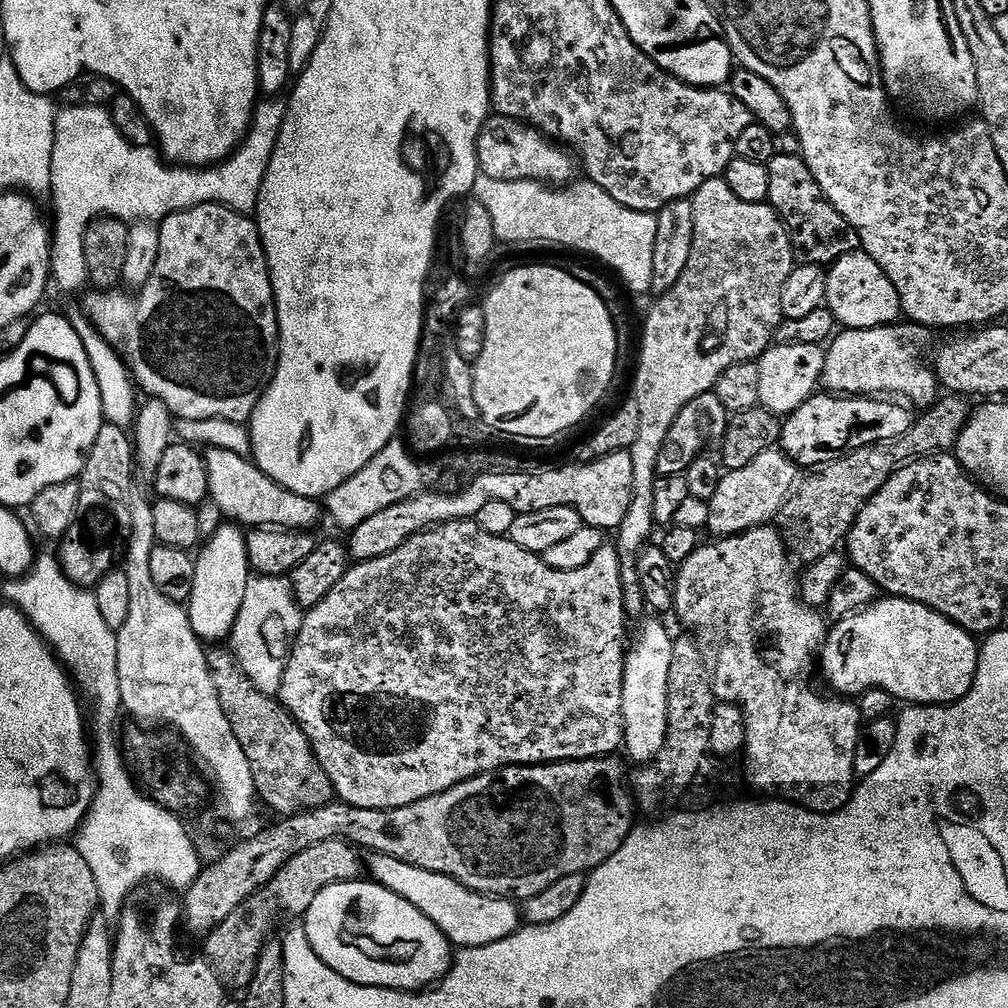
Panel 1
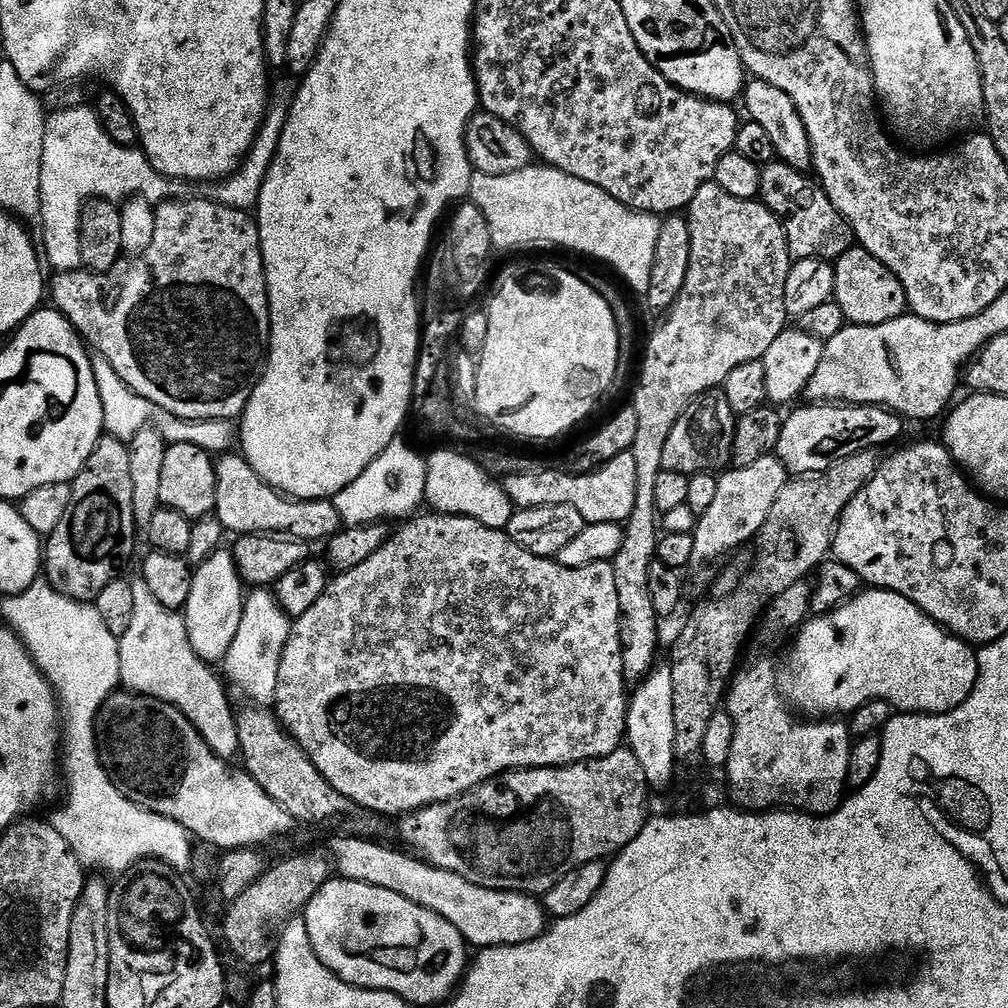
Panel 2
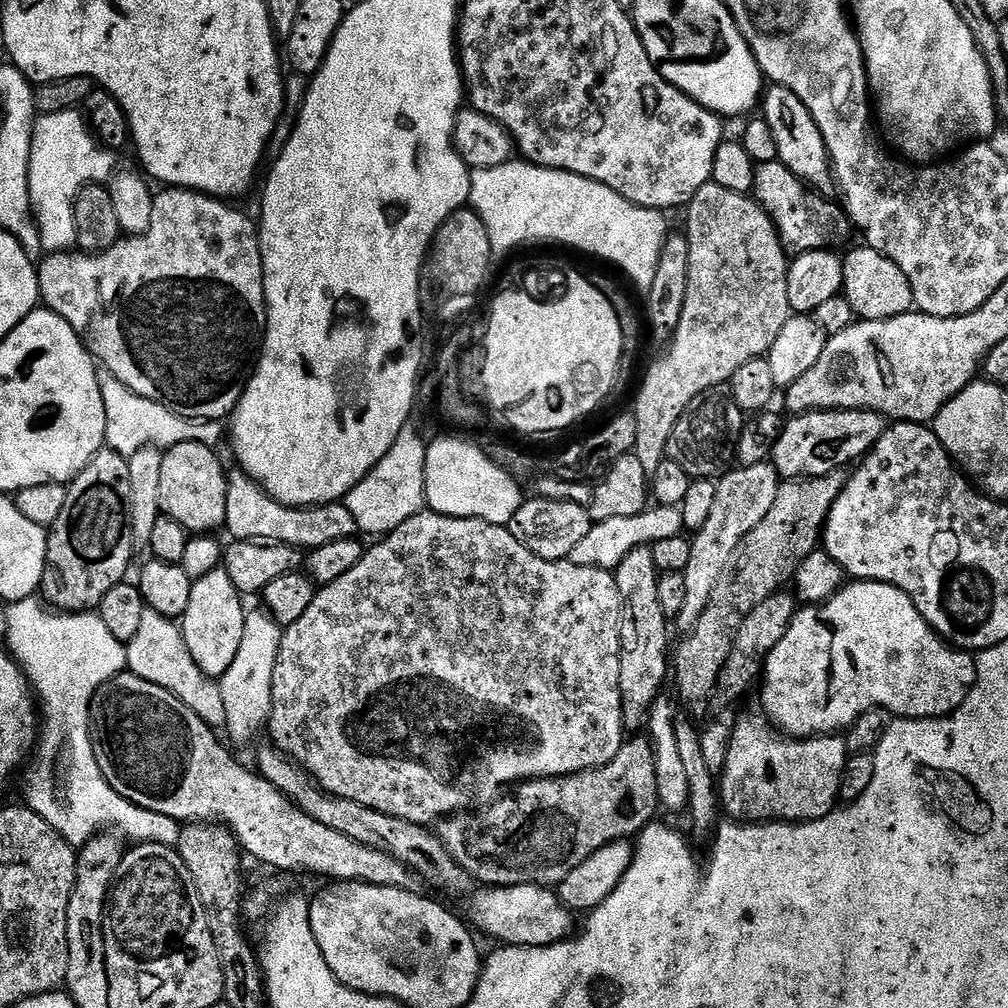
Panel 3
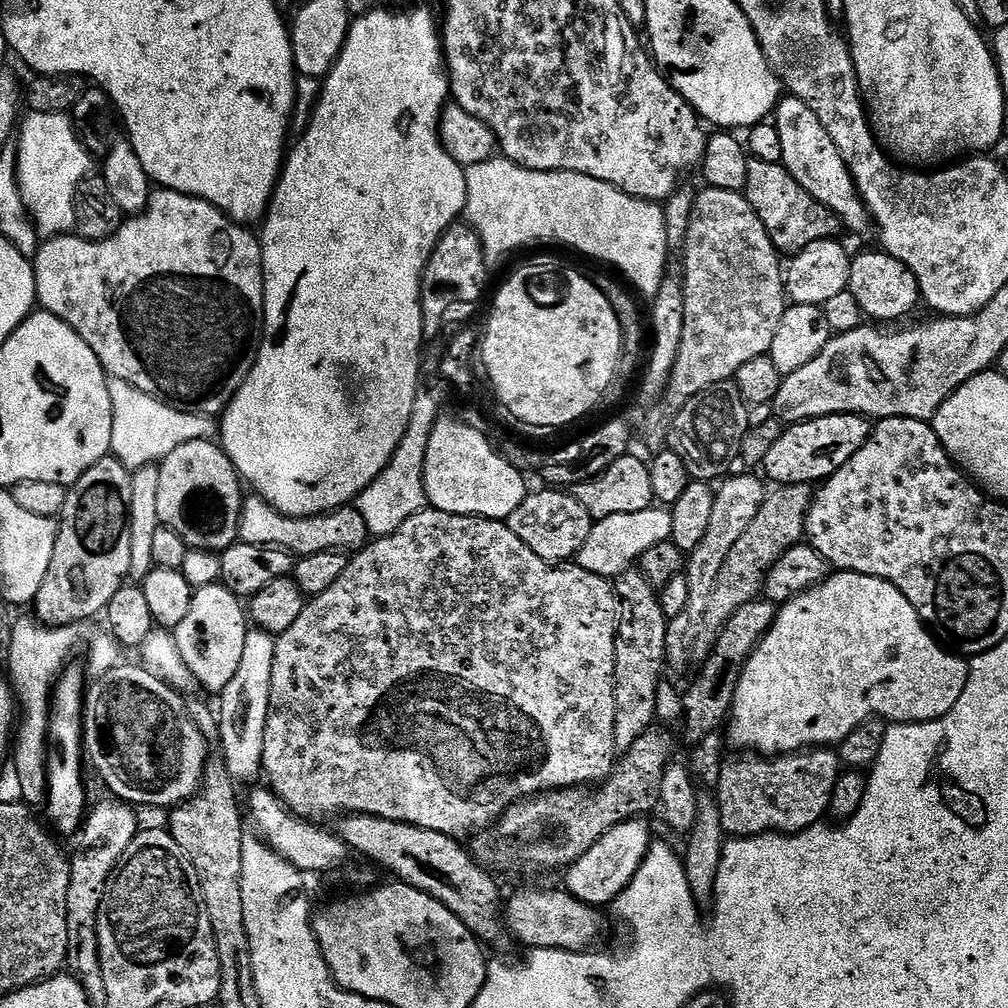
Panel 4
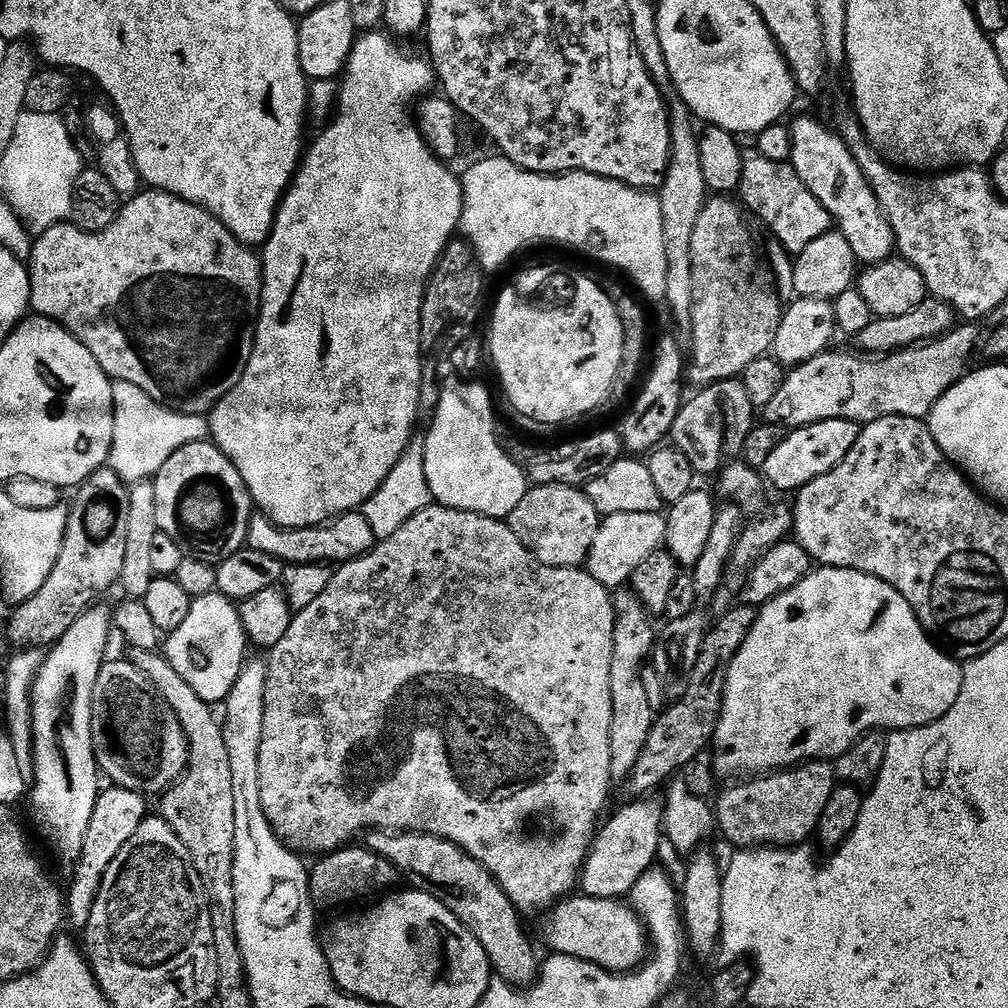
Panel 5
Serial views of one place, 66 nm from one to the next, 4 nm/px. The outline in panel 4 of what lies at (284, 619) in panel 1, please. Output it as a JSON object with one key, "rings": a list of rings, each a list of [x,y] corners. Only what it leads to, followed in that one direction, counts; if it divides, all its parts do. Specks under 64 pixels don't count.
{"rings":[[[253,627],[251,630],[249,630],[249,632],[246,634],[246,646],[242,650],[242,662],[238,662],[238,670],[236,671],[236,673],[234,673],[234,678],[230,678],[230,682],[224,688],[224,691],[219,693],[219,696],[218,696],[218,700],[220,700],[220,708],[218,704],[218,719],[220,721],[220,739],[218,741],[218,747],[220,747],[222,751],[224,751],[224,753],[222,753],[222,759],[224,761],[225,766],[229,768],[229,770],[231,771],[233,780],[239,782],[241,785],[248,784],[248,783],[249,783],[248,785],[251,785],[253,782],[256,782],[256,781],[251,782],[251,780],[256,780],[258,778],[261,779],[261,776],[262,776],[262,765],[264,762],[264,743],[266,742],[266,714],[270,710],[270,674],[274,674],[274,650],[275,649],[276,649],[275,636],[272,636],[271,634],[269,634],[269,632],[262,631],[261,628],[258,628],[258,627]]]}

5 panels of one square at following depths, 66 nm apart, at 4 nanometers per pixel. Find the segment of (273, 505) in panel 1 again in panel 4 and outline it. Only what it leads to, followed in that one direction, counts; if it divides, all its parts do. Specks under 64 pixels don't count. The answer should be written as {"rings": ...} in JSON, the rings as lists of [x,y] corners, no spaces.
{"rings":[[[252,494],[240,505],[238,540],[242,544],[253,544],[263,548],[281,548],[294,558],[306,554],[322,554],[322,550],[334,550],[345,554],[355,553],[369,543],[370,533],[366,518],[355,506],[335,508],[320,516],[283,516],[278,509],[270,507],[261,496]]]}

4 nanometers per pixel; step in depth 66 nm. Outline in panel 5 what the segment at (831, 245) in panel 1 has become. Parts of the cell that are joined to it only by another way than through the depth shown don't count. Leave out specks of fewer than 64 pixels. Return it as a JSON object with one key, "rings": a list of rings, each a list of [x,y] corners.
{"rings":[[[755,150],[744,152],[742,166],[742,182],[738,189],[738,200],[749,213],[752,212],[777,236],[785,252],[798,254],[814,242],[814,238],[822,238],[822,234],[833,231],[832,215],[810,194],[806,182],[798,178],[791,163],[783,164],[766,158],[766,154]]]}

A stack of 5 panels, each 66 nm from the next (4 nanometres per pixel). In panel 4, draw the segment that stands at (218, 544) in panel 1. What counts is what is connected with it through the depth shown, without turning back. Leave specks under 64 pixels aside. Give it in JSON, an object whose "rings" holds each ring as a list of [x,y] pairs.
{"rings":[[[219,582],[195,589],[192,593],[190,614],[186,614],[186,618],[182,618],[182,622],[174,630],[178,654],[182,654],[182,662],[186,662],[193,681],[213,694],[223,692],[230,678],[234,678],[234,673],[238,670],[238,662],[242,662],[242,650],[246,646],[246,634],[249,630],[250,620],[241,597],[234,595]]]}

